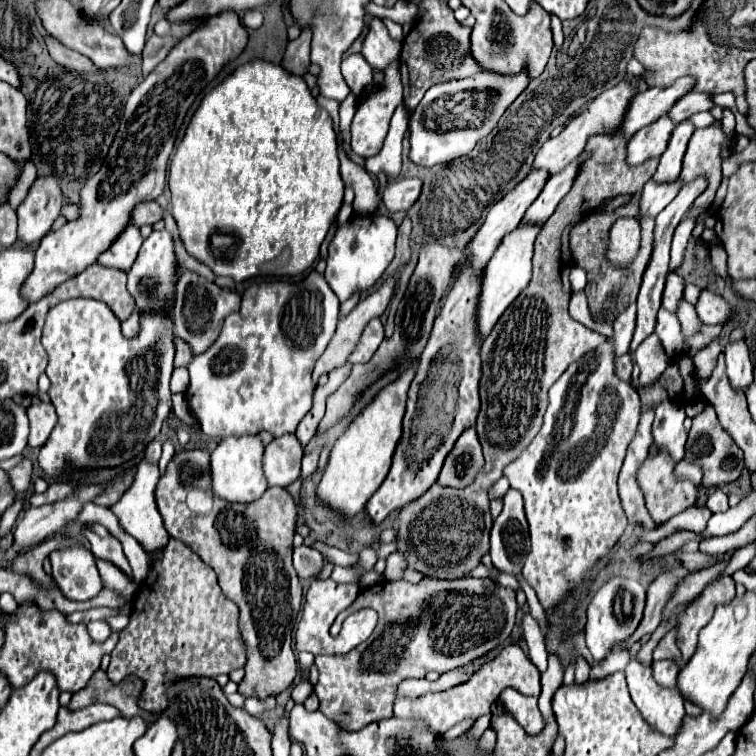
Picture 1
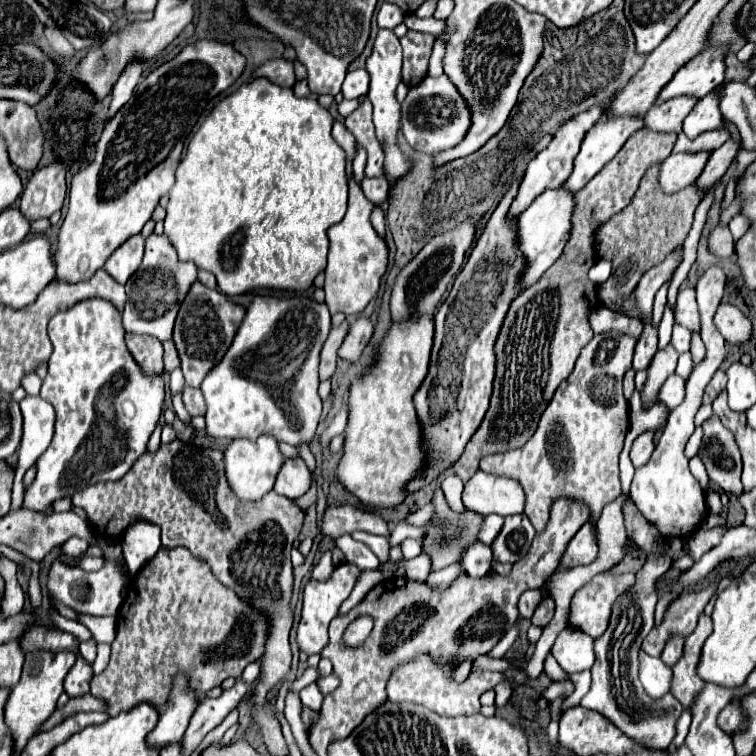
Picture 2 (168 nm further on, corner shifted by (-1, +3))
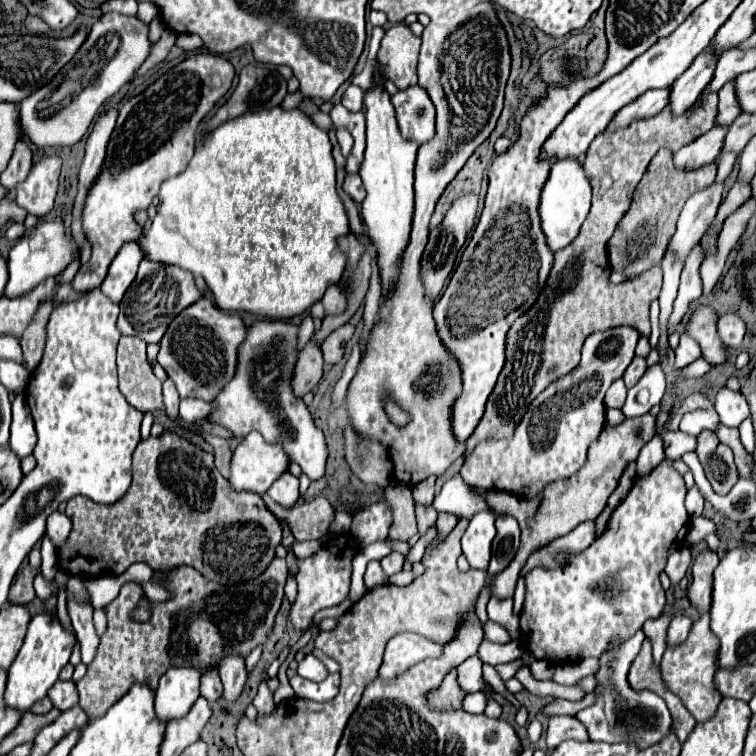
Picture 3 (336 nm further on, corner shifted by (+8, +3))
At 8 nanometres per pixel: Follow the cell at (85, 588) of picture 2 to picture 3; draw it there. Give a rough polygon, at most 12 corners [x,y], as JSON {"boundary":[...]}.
{"boundary":[[70,598],[68,614],[90,664],[98,642],[92,624],[94,606]]}

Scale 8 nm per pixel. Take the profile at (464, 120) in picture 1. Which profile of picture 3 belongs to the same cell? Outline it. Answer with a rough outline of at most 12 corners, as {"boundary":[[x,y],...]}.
{"boundary":[[416,84],[392,96],[404,140],[436,136],[436,108]]}

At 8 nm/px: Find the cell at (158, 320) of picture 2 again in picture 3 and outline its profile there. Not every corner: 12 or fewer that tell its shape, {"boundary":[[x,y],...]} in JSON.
{"boundary":[[142,258],[118,330],[160,342],[202,298],[194,276]]}

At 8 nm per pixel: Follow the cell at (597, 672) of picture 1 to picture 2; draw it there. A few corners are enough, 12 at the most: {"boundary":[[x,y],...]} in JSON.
{"boundary":[[553,682],[543,698],[555,700],[565,692],[573,692],[569,682]]}

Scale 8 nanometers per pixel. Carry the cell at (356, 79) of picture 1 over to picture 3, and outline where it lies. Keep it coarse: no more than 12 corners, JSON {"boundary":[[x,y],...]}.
{"boundary":[[350,84],[342,96],[342,104],[356,112],[362,108],[364,92]]}

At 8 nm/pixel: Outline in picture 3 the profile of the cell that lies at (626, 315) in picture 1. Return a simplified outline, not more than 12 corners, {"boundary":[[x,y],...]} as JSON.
{"boundary":[[716,182],[688,198],[668,244],[684,262],[722,202]]}

